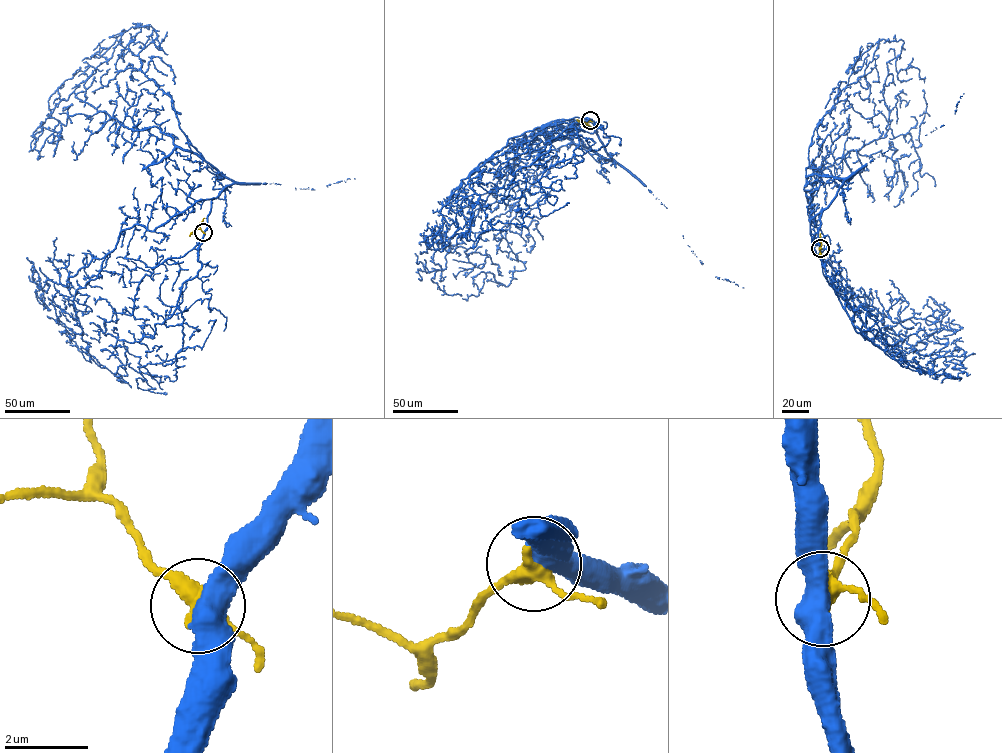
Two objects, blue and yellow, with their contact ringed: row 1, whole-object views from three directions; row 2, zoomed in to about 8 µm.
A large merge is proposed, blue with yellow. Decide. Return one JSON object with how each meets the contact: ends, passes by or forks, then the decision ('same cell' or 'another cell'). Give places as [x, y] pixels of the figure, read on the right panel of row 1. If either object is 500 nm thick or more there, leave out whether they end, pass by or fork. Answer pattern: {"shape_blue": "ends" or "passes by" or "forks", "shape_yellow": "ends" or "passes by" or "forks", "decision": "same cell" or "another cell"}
{"decision": "same cell"}

